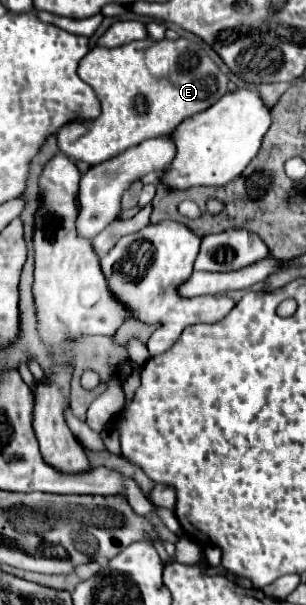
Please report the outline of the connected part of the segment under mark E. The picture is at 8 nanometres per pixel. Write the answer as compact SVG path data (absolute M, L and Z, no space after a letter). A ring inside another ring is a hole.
M141 39L115 49L95 47L81 59L77 73L87 85L93 87L101 103L101 113L97 119L85 119L85 121L73 119L65 123L57 131L57 145L59 151L69 159L83 161L89 165L99 165L101 161L109 161L121 155L121 151L139 145L149 137L169 135L183 119L193 117L195 113L201 113L209 109L213 103L217 103L219 97L227 93L227 81L229 81L227 75L211 61L211 57L195 41L189 39L175 39L175 41Z

